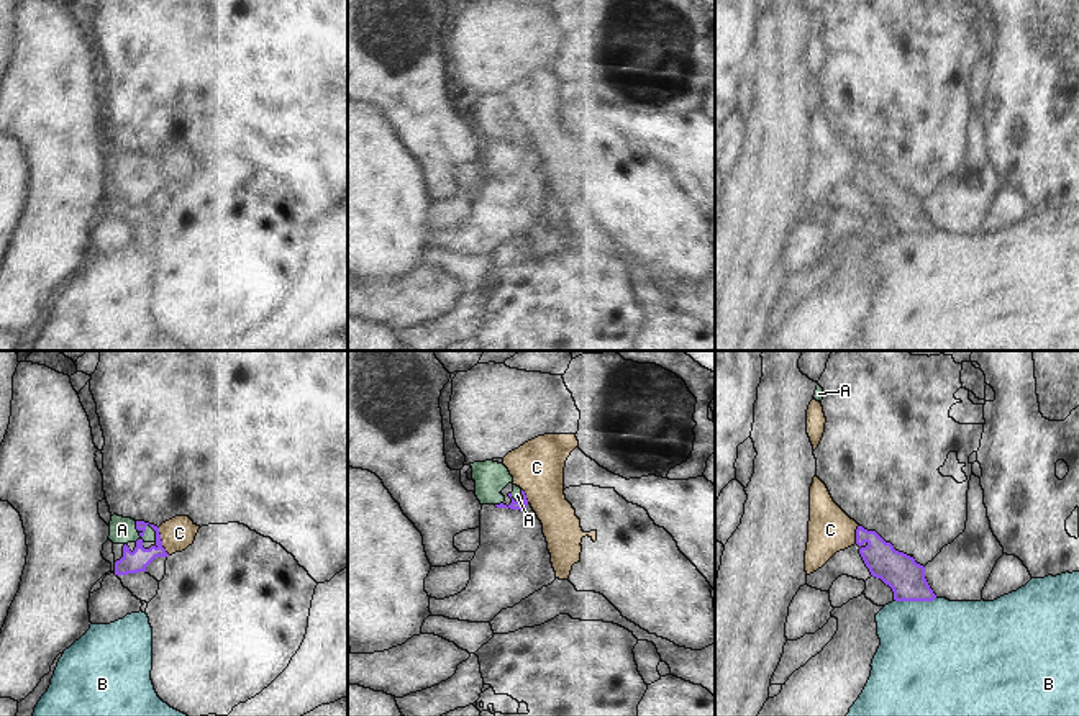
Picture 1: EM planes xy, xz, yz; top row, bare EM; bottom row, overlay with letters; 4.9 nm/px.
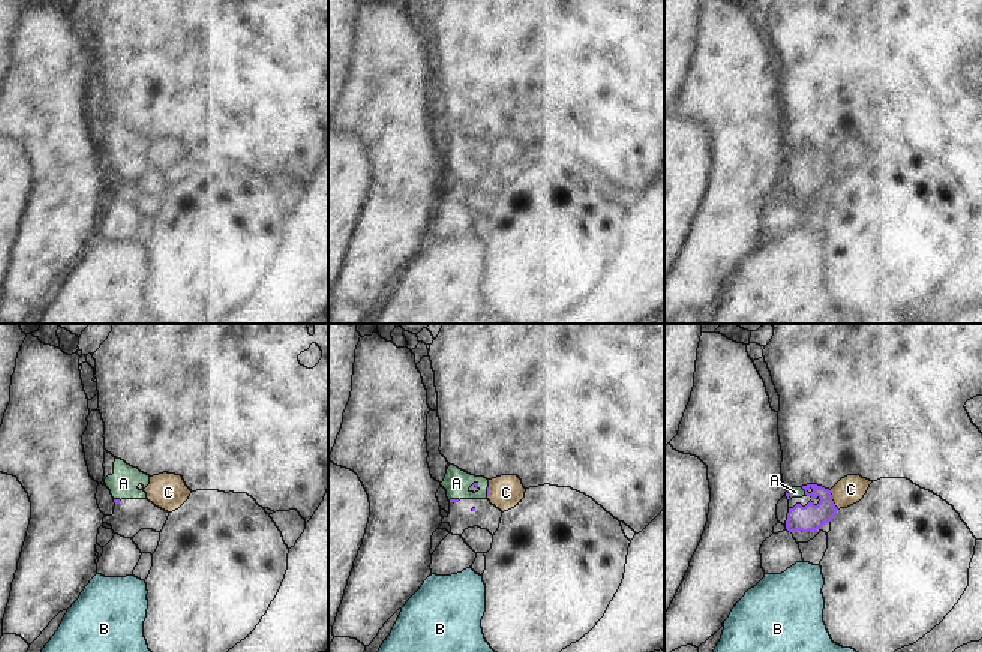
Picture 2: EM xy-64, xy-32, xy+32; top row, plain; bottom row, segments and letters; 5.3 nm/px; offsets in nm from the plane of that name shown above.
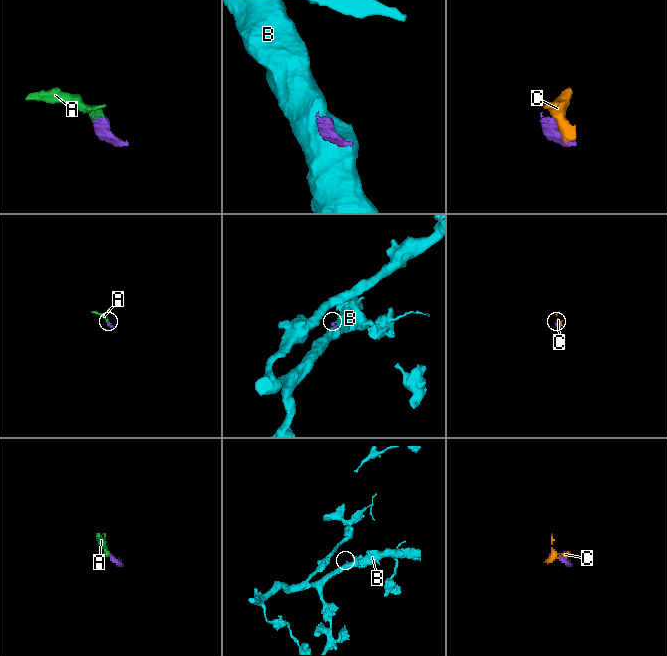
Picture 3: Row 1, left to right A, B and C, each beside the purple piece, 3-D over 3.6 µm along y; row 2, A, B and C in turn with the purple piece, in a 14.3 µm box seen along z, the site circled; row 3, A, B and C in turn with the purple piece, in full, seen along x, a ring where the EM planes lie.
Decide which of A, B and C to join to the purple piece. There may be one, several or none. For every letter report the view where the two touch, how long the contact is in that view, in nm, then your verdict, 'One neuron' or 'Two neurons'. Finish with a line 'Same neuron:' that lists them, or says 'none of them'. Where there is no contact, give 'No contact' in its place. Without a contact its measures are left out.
A: Touches purple in xy. Shared border 120 nm. One neuron
B: Touches purple in yz. Shared border 200 nm. Two neurons
C: Touches purple in xy. Shared border 150 nm. Two neurons
Same neuron: A.

